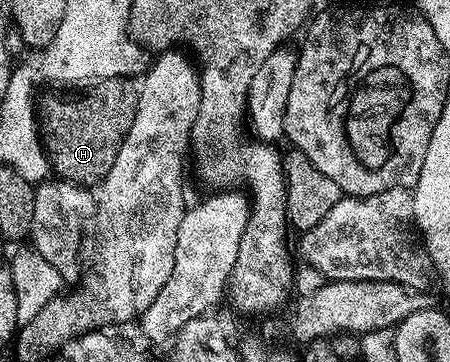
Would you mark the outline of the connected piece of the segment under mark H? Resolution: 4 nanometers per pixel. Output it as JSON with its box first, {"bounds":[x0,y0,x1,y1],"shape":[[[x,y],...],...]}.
{"bounds":[39,77,138,188],"shape":[[[105,77],[84,89],[74,90],[77,91],[74,95],[61,95],[58,99],[49,99],[42,107],[40,104],[39,127],[43,132],[49,167],[57,170],[62,180],[79,183],[87,188],[104,183],[107,173],[111,173],[111,165],[115,165],[115,157],[119,157],[119,149],[131,129],[131,121],[135,121],[138,90],[138,84],[133,79]]]}

